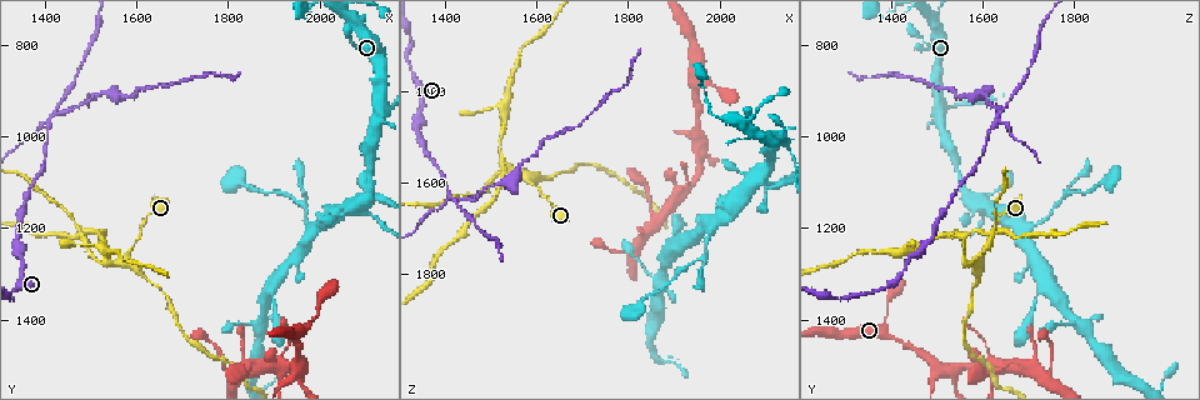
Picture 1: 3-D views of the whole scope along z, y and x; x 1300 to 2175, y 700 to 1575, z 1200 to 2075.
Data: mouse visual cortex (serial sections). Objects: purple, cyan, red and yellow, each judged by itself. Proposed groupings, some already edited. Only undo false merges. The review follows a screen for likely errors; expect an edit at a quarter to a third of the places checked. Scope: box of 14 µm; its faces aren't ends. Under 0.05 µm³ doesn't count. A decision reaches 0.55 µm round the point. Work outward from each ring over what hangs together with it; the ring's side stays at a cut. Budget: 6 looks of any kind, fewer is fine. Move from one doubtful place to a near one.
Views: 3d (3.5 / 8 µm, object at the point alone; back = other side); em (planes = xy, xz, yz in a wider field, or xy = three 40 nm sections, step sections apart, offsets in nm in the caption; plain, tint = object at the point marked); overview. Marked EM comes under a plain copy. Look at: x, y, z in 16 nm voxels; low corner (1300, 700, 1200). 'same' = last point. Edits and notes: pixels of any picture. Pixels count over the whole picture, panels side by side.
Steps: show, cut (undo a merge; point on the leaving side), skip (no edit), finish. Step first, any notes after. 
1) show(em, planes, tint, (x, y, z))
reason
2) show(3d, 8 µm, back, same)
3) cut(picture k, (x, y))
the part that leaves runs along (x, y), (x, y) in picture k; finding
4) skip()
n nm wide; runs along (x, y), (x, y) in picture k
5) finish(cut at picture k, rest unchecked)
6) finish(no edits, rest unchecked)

show(3d, 3.5 µm, (1415, 950, 1635))
four arms meet

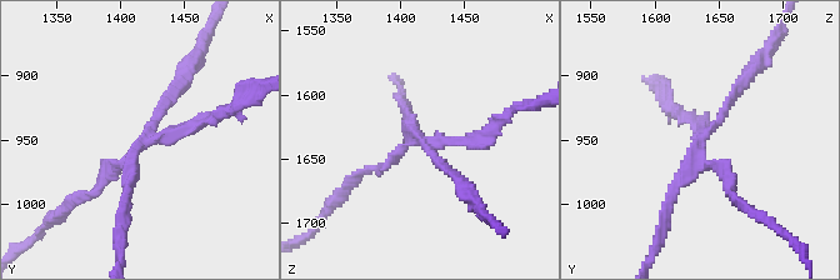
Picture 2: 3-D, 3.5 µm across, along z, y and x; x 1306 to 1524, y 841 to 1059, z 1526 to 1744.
show(em, xy, step 3, tint, (1414, 952, 1636))
4 arms; arms of 150, 150, 150, 150 nm; shape alone is not enough

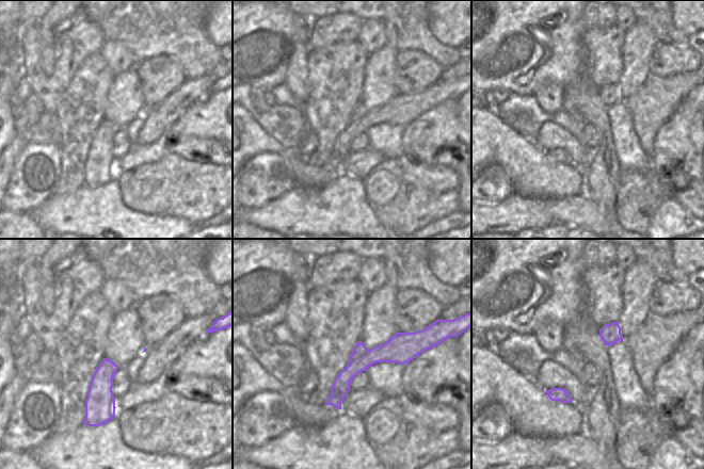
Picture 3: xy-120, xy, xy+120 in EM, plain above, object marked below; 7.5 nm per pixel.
show(em, xy, step 1, tint, same)
another direction

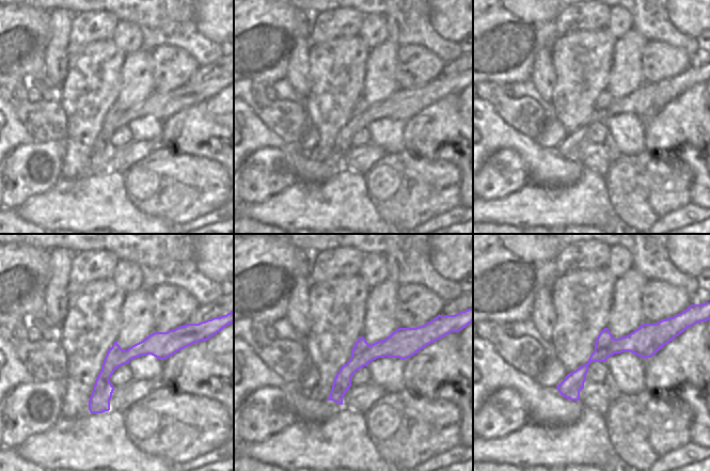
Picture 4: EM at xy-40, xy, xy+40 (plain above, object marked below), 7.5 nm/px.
cut(picture 2, (478, 143))
a second cell is stuck on

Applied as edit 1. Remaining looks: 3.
show(3d, 3.5 µm, (2095, 1135, 1605))
narrows sharply

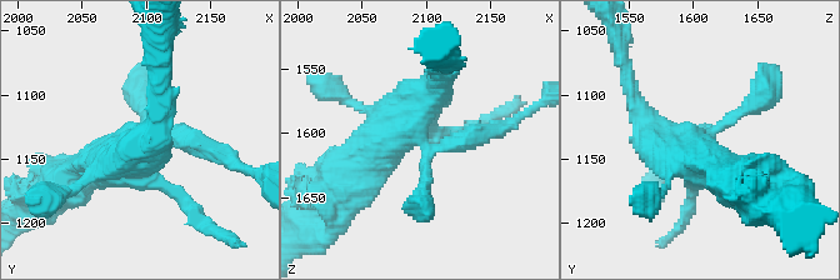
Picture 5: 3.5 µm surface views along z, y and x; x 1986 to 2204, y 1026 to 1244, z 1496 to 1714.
show(em, xy, step 1, tint, (2090, 1138, 1602))
now the EM

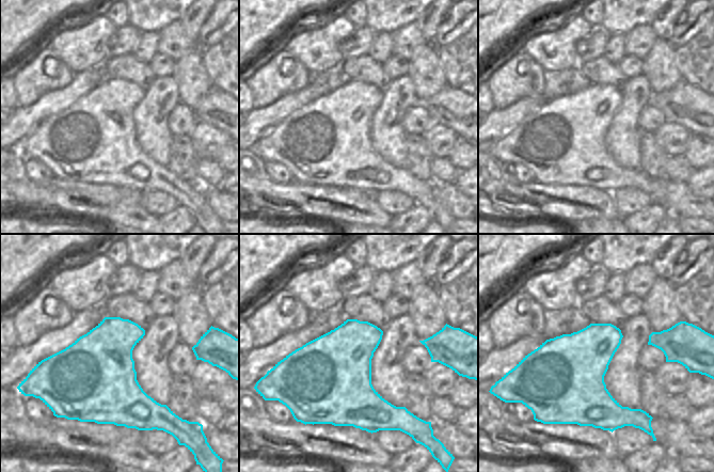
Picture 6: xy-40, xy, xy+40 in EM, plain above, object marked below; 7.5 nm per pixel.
skip()
runs along (440, 78), (436, 90), (345, 180) in picture 5; continuous, no second cell

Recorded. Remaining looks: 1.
finish(cut at picture 2, rest unchecked)

